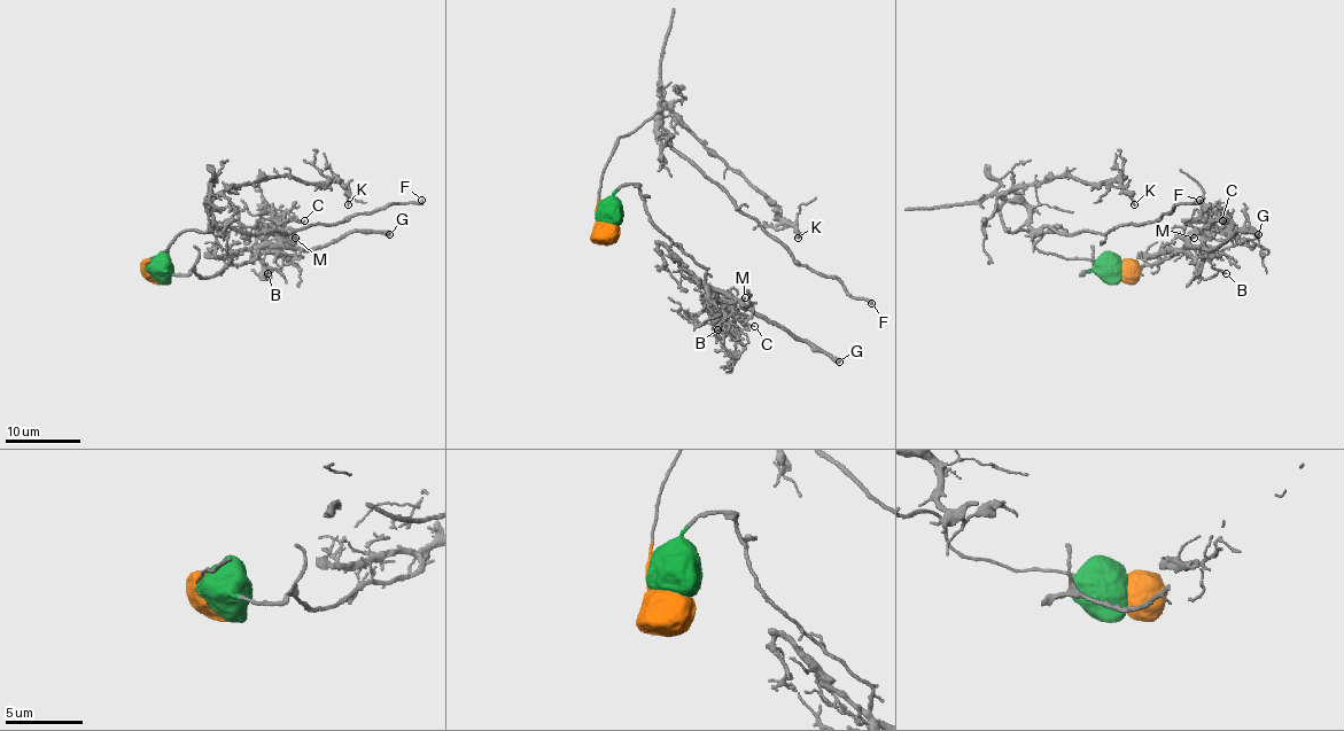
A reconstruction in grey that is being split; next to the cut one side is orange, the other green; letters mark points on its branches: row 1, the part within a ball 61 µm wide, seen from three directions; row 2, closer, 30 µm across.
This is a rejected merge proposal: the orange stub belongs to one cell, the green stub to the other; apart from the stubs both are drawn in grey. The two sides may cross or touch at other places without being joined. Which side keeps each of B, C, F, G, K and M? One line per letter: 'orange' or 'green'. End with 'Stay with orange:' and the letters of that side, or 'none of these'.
B: green
C: green
F: orange
G: green
K: orange
M: green
Stay with orange: F, K

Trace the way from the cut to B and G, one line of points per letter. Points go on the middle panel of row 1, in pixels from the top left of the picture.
B: (607, 223), (607, 201), (634, 185), (649, 218), (706, 270), (706, 282), (733, 313), (716, 329)
G: (607, 223), (607, 201), (634, 185), (649, 218), (706, 270), (709, 287), (727, 290), (839, 362)

